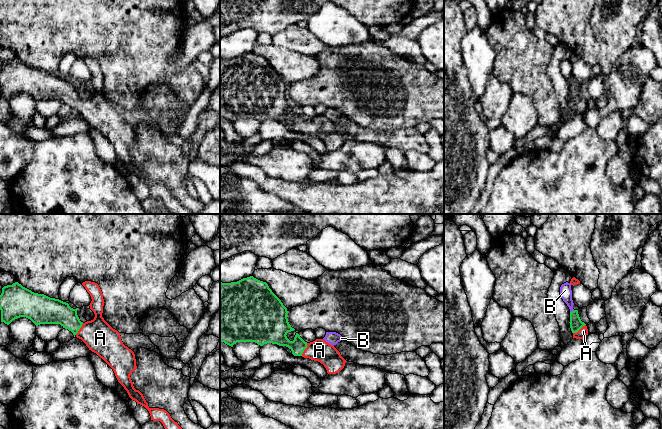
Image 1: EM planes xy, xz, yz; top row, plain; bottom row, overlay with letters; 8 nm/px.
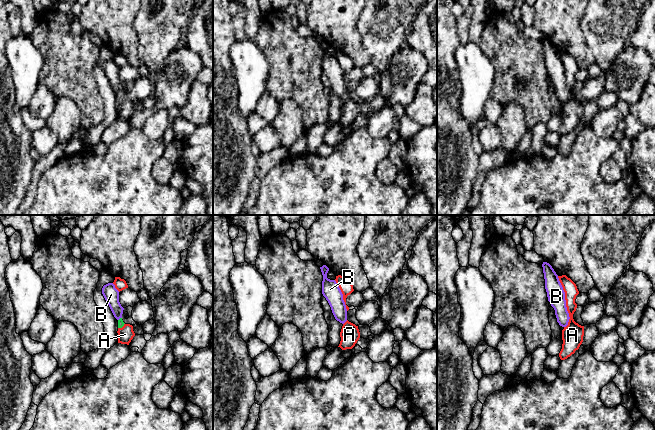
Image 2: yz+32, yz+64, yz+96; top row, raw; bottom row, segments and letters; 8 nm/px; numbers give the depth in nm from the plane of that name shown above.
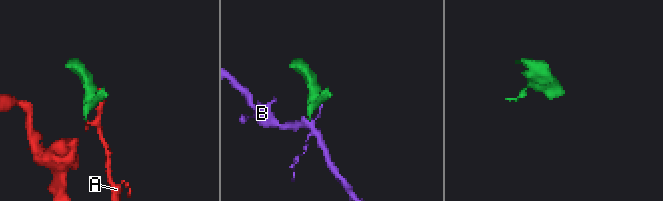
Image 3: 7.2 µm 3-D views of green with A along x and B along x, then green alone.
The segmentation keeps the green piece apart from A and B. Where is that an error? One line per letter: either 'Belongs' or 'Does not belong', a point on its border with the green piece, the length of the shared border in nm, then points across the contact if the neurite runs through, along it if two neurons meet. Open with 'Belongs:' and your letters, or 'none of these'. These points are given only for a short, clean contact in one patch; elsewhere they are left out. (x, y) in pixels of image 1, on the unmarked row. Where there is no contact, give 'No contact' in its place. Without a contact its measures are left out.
Belongs: A
A: Belongs. Touches green at xz (304, 125). Shared border 120 nm. Path across: xz (277, 110), (289, 120), (304, 125), (319, 126)
B: Does not belong. Touches green at yz (572, 87). Shared border 40 nm. Boundary: yz (574, 86), (570, 88)

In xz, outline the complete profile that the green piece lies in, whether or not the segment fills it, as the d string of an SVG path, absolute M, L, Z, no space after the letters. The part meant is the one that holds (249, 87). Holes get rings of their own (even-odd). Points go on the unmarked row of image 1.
M253 52L237 58L220 58L220 118L233 123L237 118L255 118L260 122L267 119L288 123L294 132L302 132L324 141L328 150L340 148L347 138L340 128L324 115L305 118L298 109L294 116L287 114L287 109L294 107L287 94L287 84L272 68L266 58Z

